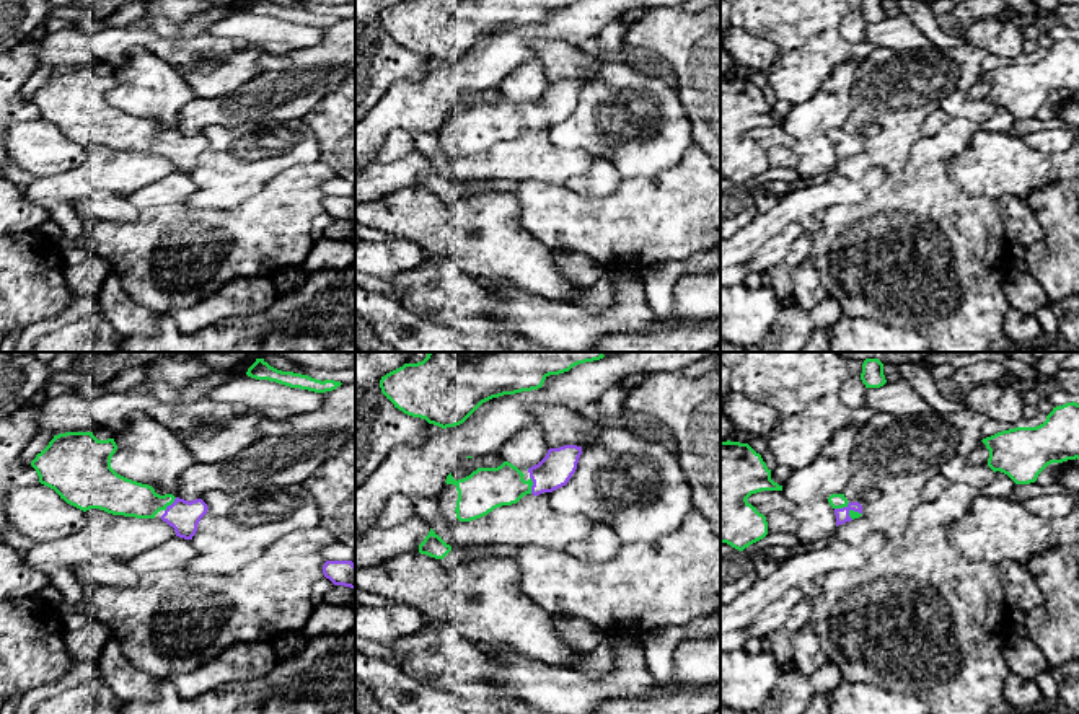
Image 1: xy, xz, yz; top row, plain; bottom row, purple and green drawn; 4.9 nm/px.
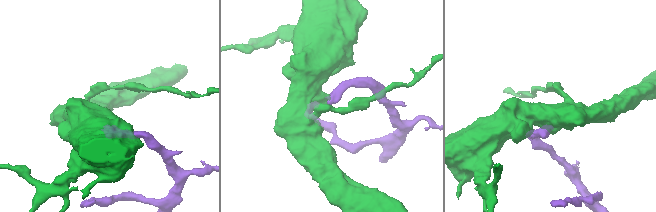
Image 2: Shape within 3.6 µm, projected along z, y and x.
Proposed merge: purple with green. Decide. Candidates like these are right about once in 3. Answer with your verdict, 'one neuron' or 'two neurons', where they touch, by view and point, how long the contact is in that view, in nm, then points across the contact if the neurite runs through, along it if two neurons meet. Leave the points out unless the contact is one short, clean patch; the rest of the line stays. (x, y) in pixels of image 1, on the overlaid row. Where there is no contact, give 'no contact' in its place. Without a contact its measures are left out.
one neuron | xz (533, 484) | 90 nm | across xz (556, 468), (533, 484), (484, 489)

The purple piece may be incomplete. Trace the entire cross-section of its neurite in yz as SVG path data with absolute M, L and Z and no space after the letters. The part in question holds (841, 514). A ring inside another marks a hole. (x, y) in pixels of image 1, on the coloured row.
M831 494L828 502L835 509L836 527L862 515L862 505L859 502L849 502L844 494Z

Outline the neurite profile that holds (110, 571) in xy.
M99 554L96 559L73 567L75 577L83 587L135 587L140 575L126 561L112 554Z

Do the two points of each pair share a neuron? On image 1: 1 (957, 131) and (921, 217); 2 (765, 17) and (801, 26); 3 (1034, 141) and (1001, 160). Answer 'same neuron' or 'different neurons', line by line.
1: same neuron
2: same neuron
3: different neurons

